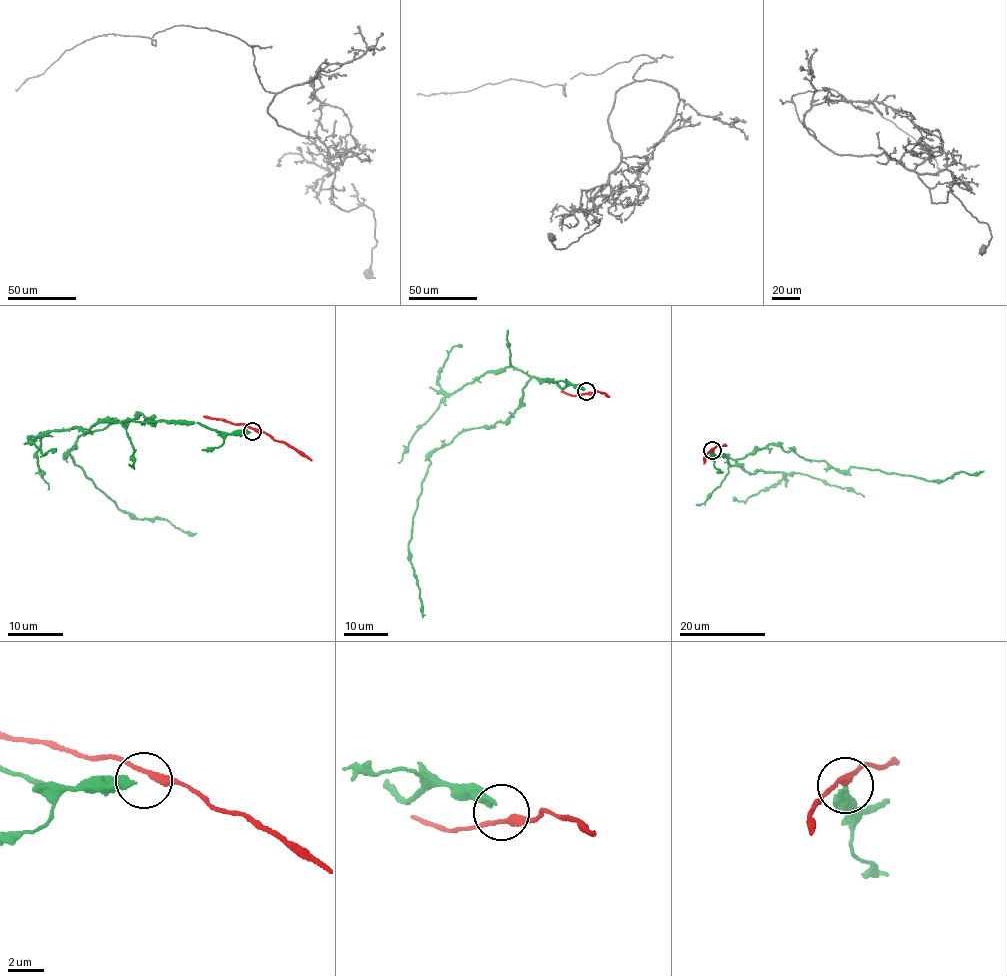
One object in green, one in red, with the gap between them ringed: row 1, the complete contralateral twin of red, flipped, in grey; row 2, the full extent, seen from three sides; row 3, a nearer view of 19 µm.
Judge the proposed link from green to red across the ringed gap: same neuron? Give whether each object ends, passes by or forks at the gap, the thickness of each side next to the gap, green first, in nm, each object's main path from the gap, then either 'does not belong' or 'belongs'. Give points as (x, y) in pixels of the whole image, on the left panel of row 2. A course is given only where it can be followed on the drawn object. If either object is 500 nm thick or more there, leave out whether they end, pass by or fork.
green ends; red passes by; calibres 360 and 360 nm; course green (250, 432), (220, 434), (194, 422), (154, 427), (139, 413), (68, 449), (119, 509), (195, 534); course red (254, 430), (265, 432), (294, 447), (311, 461); does not belong

